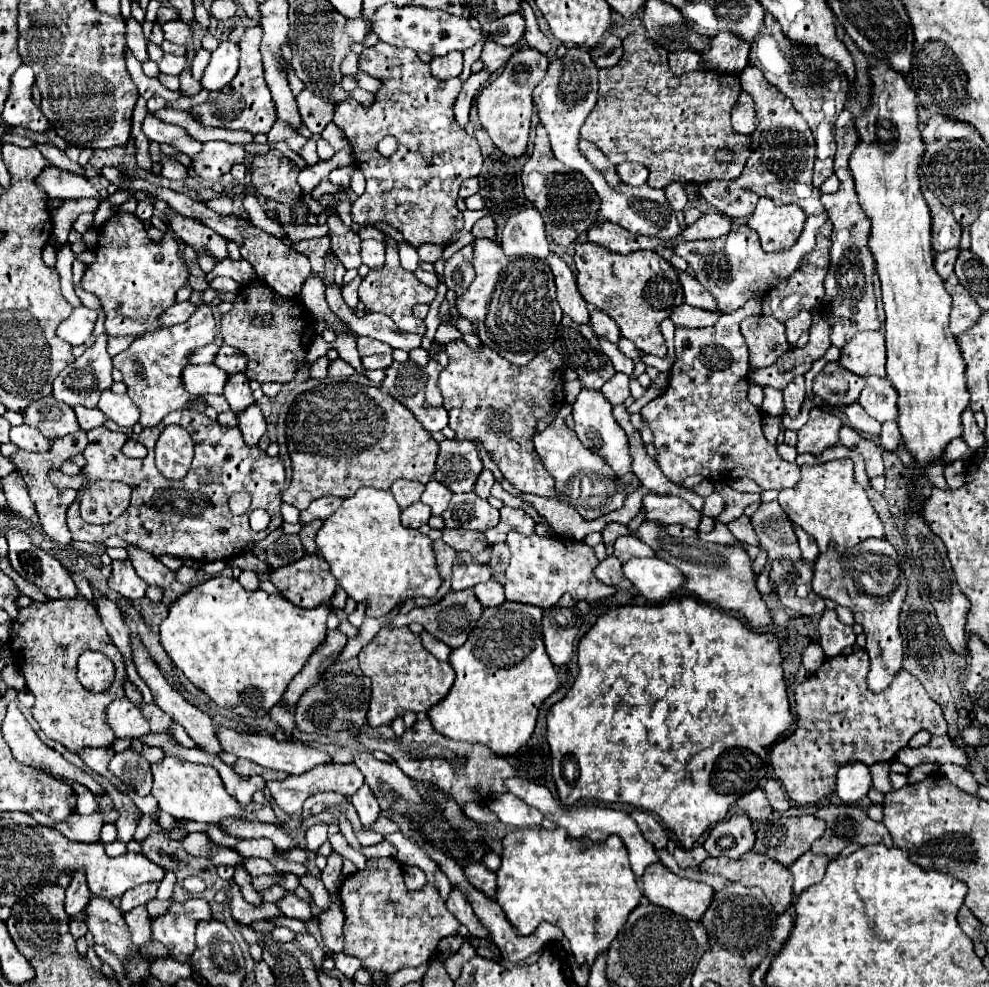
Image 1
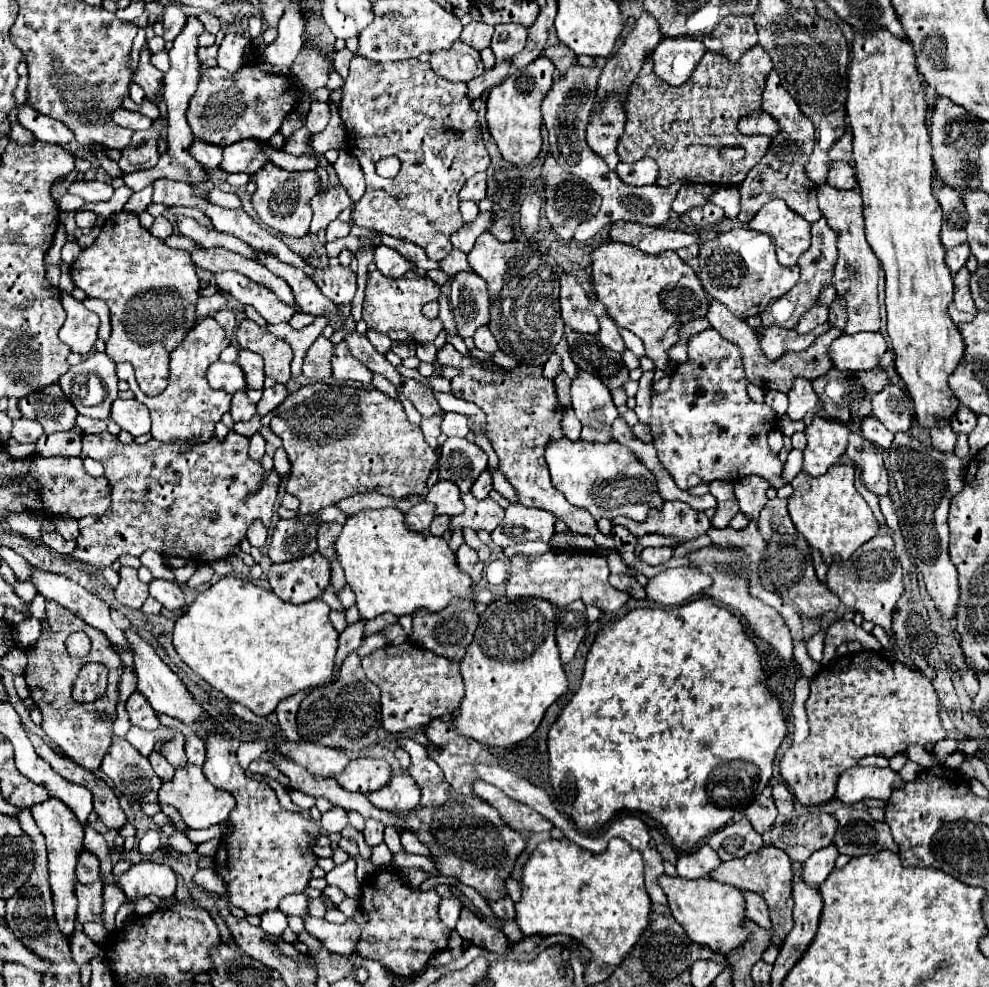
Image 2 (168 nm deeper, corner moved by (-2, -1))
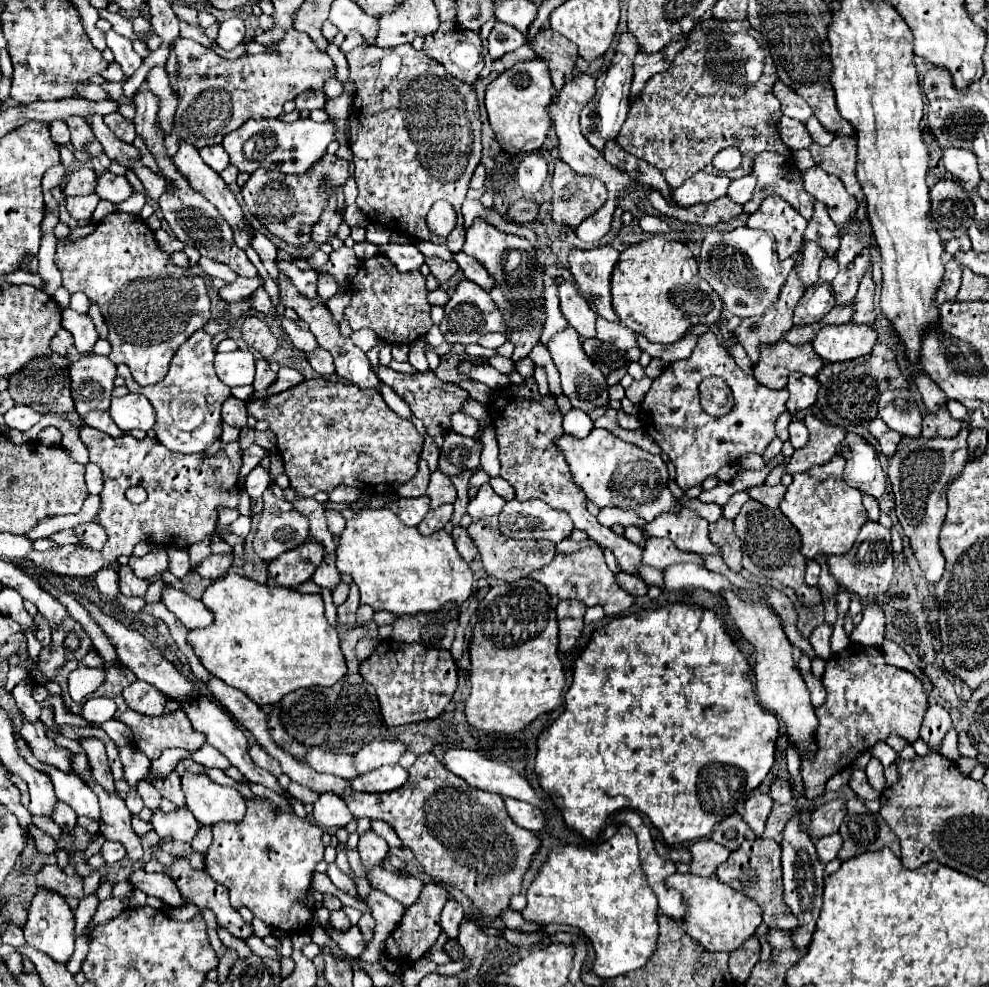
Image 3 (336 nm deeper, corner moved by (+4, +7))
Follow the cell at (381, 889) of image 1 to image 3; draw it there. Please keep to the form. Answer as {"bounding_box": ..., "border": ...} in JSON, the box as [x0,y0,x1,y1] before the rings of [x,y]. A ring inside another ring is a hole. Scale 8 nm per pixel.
{"bounding_box":[385,884,447,964],"border":[[[425,884],[419,900],[403,912],[401,922],[391,932],[391,936],[387,938],[387,950],[385,952],[399,964],[411,964],[411,962],[417,962],[421,956],[425,956],[427,950],[435,944],[437,936],[441,934],[439,916],[441,916],[445,902],[447,902],[447,890],[441,884]]]}

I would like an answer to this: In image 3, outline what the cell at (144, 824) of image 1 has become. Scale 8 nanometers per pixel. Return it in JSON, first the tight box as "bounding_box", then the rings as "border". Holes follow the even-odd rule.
{"bounding_box":[99,840,126,864],"border":[[[107,840],[107,842],[101,846],[101,852],[99,852],[99,854],[103,856],[105,864],[115,864],[117,860],[121,860],[121,858],[125,856],[126,850],[119,842],[109,842],[109,840]]]}

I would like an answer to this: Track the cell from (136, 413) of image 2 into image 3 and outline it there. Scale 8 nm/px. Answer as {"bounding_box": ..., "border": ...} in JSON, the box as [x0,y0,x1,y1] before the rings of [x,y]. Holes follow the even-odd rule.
{"bounding_box":[109,394,155,432],"border":[[[127,394],[123,398],[113,398],[109,408],[115,424],[121,430],[143,430],[149,432],[155,426],[155,410],[145,396]]]}

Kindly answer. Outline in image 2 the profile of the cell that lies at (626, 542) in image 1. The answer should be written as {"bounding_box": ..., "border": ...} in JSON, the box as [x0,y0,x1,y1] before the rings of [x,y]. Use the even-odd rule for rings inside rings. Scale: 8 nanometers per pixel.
{"bounding_box":[641,548,673,566],"border":[[[643,548],[641,560],[649,566],[659,566],[673,556],[673,548]]]}

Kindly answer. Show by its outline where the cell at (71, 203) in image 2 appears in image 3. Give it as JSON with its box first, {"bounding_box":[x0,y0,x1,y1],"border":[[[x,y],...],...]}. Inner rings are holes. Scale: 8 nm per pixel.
{"bounding_box":[63,168,97,196],"border":[[[89,168],[89,172],[77,170],[69,176],[63,192],[65,192],[65,196],[87,196],[87,194],[95,192],[95,184],[97,184],[95,170],[91,170],[91,168]]]}

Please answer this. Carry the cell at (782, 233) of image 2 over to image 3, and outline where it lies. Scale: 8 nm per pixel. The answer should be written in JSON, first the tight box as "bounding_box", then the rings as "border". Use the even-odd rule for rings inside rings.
{"bounding_box":[747,196,807,260],"border":[[[767,196],[759,210],[749,216],[747,226],[771,232],[775,236],[775,252],[781,260],[785,260],[797,258],[807,220],[781,196]]]}

